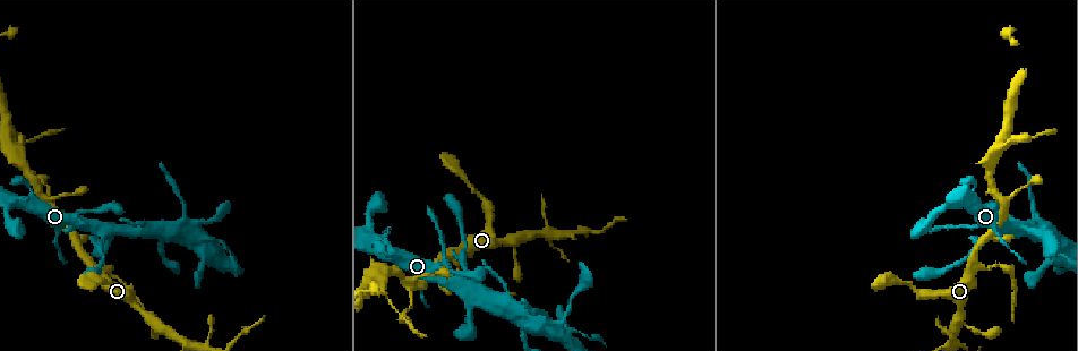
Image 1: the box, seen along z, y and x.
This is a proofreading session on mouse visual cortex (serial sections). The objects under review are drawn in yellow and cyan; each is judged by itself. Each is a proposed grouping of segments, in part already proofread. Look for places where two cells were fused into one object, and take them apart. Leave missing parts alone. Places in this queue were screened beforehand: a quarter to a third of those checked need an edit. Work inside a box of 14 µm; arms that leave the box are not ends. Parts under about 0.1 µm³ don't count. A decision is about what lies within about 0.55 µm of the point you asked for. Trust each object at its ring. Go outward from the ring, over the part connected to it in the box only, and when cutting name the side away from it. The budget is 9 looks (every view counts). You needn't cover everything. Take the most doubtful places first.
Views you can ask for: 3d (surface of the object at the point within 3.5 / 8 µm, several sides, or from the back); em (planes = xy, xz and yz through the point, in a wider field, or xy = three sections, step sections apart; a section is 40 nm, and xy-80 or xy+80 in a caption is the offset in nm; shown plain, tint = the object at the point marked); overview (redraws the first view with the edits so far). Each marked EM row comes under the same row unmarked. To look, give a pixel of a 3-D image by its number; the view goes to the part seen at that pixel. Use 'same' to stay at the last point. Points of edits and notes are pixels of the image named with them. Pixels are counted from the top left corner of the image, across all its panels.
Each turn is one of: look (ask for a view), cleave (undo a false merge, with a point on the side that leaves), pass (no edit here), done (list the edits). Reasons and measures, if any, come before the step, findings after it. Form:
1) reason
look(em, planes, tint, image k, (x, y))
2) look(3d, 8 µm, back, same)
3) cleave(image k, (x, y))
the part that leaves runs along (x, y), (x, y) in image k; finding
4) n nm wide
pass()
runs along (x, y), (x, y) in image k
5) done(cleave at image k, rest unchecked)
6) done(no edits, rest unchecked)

four-way junction
look(3d, 3.5 µm, image 1, (545, 233))

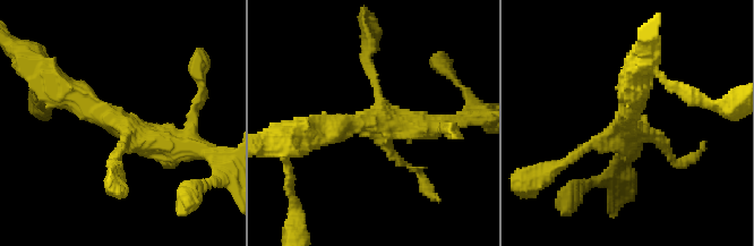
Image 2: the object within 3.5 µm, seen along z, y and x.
need the tissue
look(em, planes, tint, image 2, (121, 122))

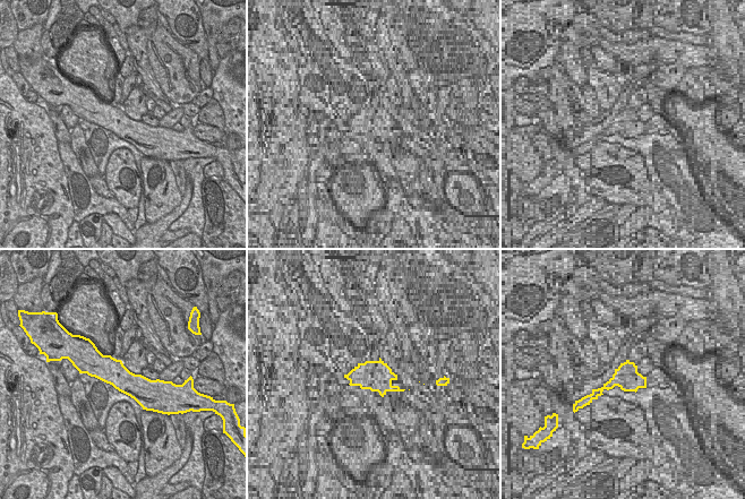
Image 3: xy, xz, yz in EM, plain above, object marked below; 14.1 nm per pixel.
380 nm wide
pass()
runs along (85, 368), (155, 384) in image 3; one cell here

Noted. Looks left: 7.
three arms meet
look(3d, 3.5 µm, image 1, (16, 160))

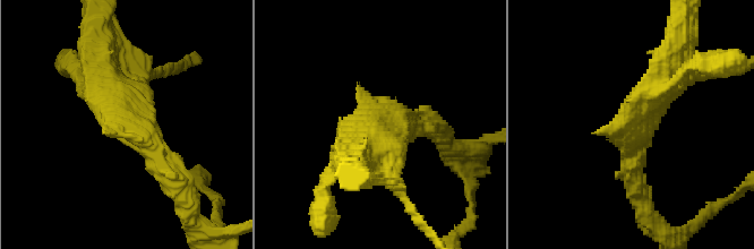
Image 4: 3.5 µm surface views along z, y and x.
shape alone is not enough
look(em, xy, step 2, tint, image 4, (125, 120))

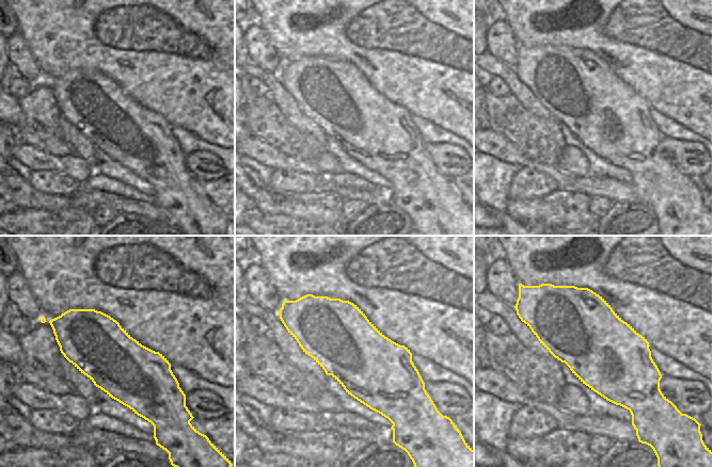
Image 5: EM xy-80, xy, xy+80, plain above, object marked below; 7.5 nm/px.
500 nm wide
pass()
runs along (171, 179), (102, 88), (102, 61) in image 4; one cell here

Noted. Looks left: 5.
sudden change in width
look(3d, 3.5 µm, image 1, (106, 237))

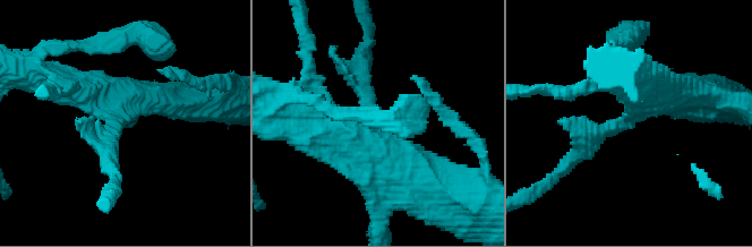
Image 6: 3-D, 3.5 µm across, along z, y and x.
now the EM
look(em, xy, step 3, tint, image 6, (628, 123))

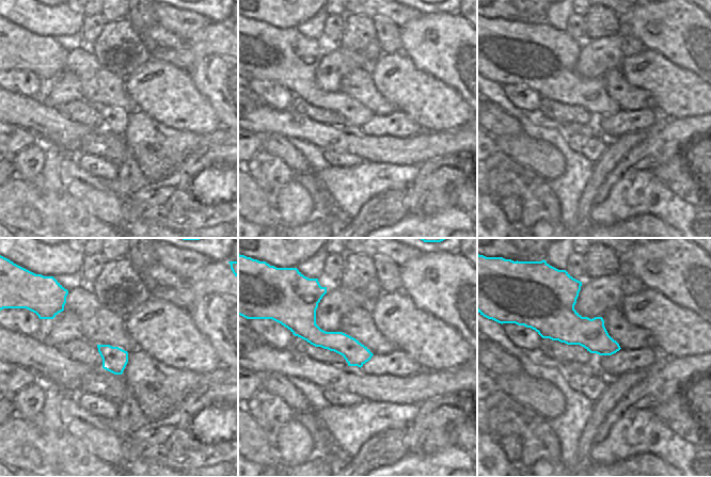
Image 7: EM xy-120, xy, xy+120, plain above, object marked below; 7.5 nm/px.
look(em, xy, step 2, tint, same)

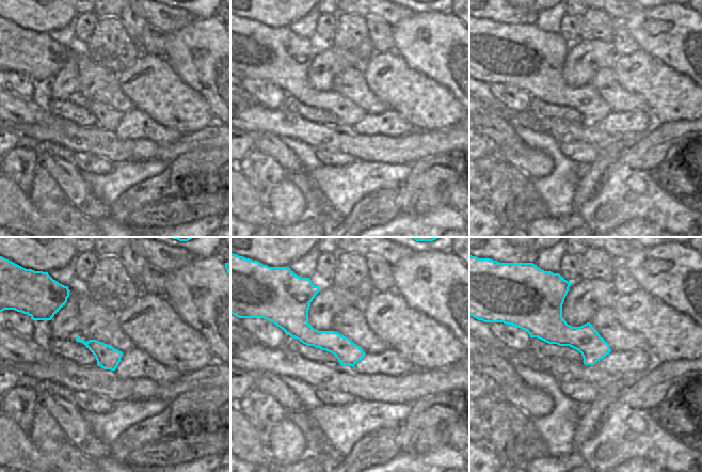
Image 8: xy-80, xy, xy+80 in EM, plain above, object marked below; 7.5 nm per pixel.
pass()
runs along (642, 87), (657, 94), (637, 116), (567, 161) in image 6; all the same cell

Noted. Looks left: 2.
thin arm on a thick one
look(3d, 3.5 µm, image 1, (159, 234))

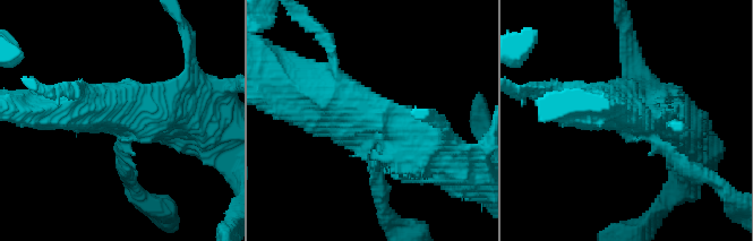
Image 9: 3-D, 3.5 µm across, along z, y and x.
look(em, xy, step 5, tint, image 9, (120, 119))

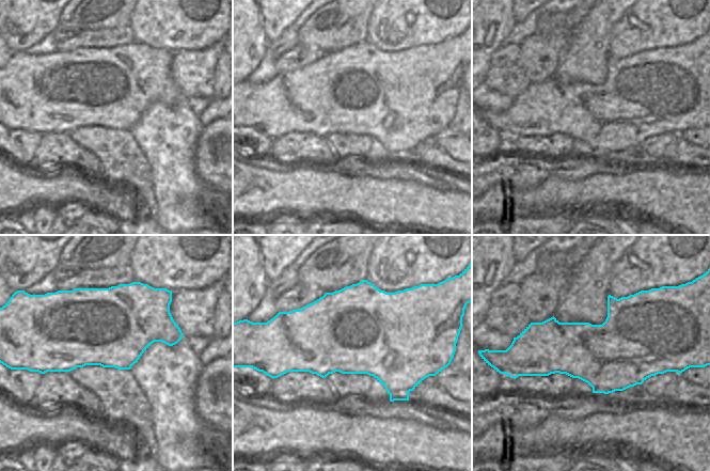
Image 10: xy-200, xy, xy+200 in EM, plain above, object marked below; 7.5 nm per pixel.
pass()
runs along (299, 84), (383, 115), (435, 153) in image 9; all the same cell

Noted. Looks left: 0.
done(no edits, rest unchecked)

